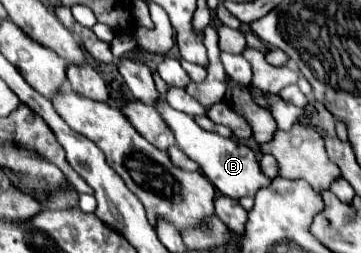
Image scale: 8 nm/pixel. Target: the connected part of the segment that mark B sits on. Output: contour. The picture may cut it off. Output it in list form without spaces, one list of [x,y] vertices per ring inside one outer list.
[[[160,101],[160,103],[156,105],[156,111],[164,117],[164,121],[166,121],[166,123],[170,125],[170,129],[174,131],[174,137],[176,137],[178,147],[180,147],[190,159],[194,159],[194,161],[200,165],[202,173],[214,183],[214,187],[216,187],[222,195],[228,195],[228,197],[232,197],[232,199],[254,197],[258,189],[270,185],[270,179],[260,171],[258,157],[256,157],[256,153],[254,153],[250,147],[240,145],[240,143],[232,141],[230,137],[222,137],[222,135],[218,135],[218,133],[200,129],[200,127],[196,125],[194,117],[172,109],[166,101]]]

